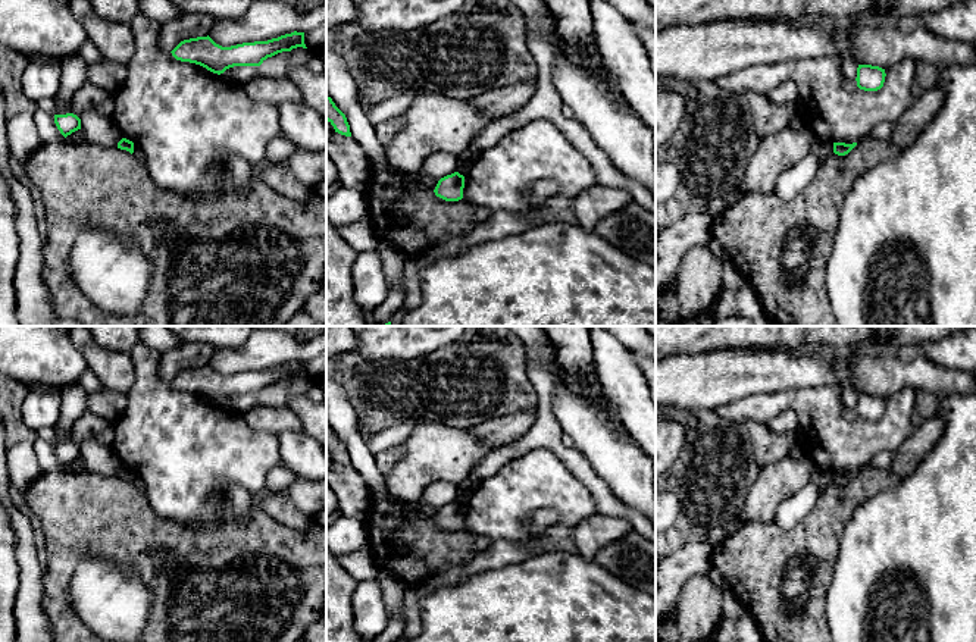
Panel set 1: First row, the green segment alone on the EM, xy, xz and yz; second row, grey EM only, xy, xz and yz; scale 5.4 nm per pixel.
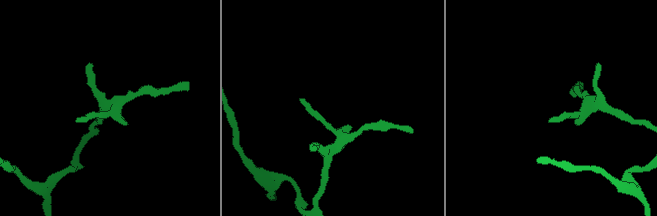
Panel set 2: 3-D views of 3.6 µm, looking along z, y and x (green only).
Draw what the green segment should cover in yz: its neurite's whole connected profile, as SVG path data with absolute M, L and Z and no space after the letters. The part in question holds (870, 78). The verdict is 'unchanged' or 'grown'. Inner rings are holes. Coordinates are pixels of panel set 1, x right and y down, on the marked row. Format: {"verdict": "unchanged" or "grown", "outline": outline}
{"verdict": "unchanged", "outline": "M858 65L857 68L857 87L864 91L878 91L885 82L885 69L872 65Z"}

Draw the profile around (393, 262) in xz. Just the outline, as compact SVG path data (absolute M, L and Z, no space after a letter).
M381 239L378 244L378 256L381 259L384 278L387 286L391 288L397 285L406 297L406 285L404 285L404 257L400 251L397 251L388 241Z

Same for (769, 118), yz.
M747 93L745 98L760 140L786 128L798 115L797 104L775 104L764 94Z

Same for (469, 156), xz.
M472 147L467 148L466 151L463 151L460 156L459 156L459 163L457 163L457 169L456 172L459 172L460 175L466 175L470 169L470 165L473 162L476 162L481 156L481 151L478 150L473 150Z

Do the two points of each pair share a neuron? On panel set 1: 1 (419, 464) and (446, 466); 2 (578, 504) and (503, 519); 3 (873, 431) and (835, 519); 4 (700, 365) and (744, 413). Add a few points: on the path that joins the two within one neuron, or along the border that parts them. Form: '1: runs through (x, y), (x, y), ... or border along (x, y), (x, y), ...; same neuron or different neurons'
1: runs through (425, 464), (440, 464); same neuron
2: runs through (559, 498), (522, 500); same neuron
3: border along (870, 463), (857, 473); different neurons
4: border along (766, 392), (732, 400), (715, 410); different neurons

